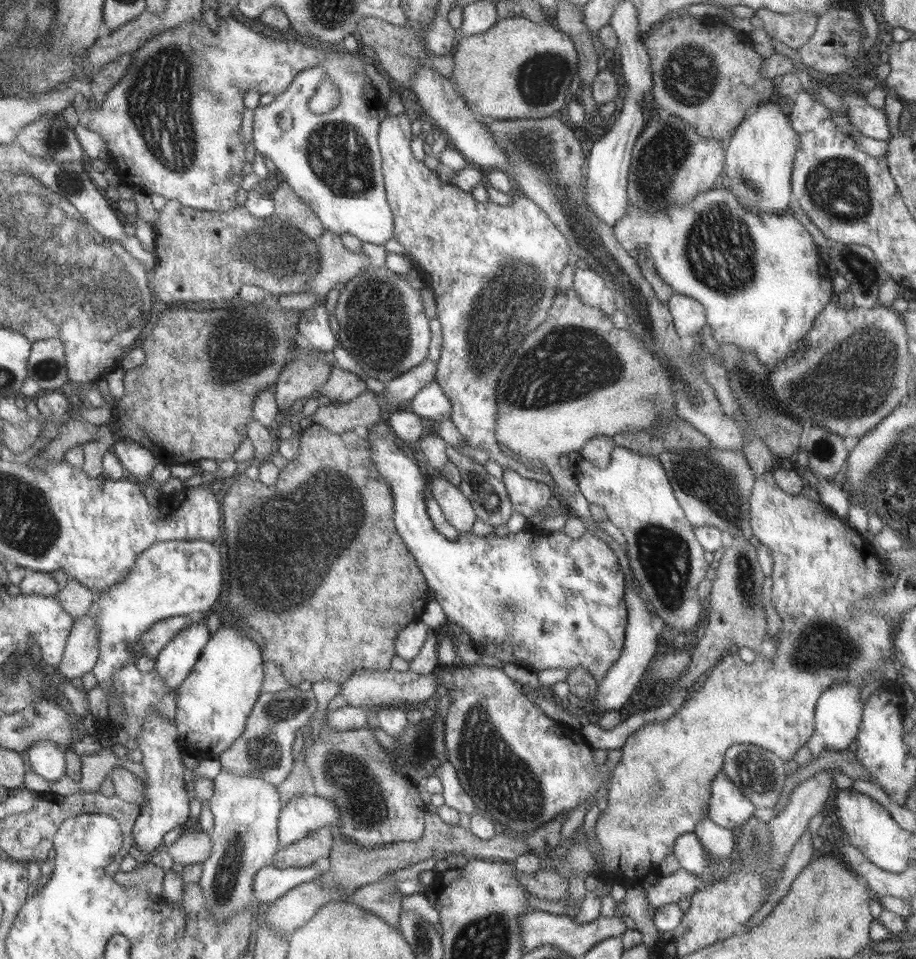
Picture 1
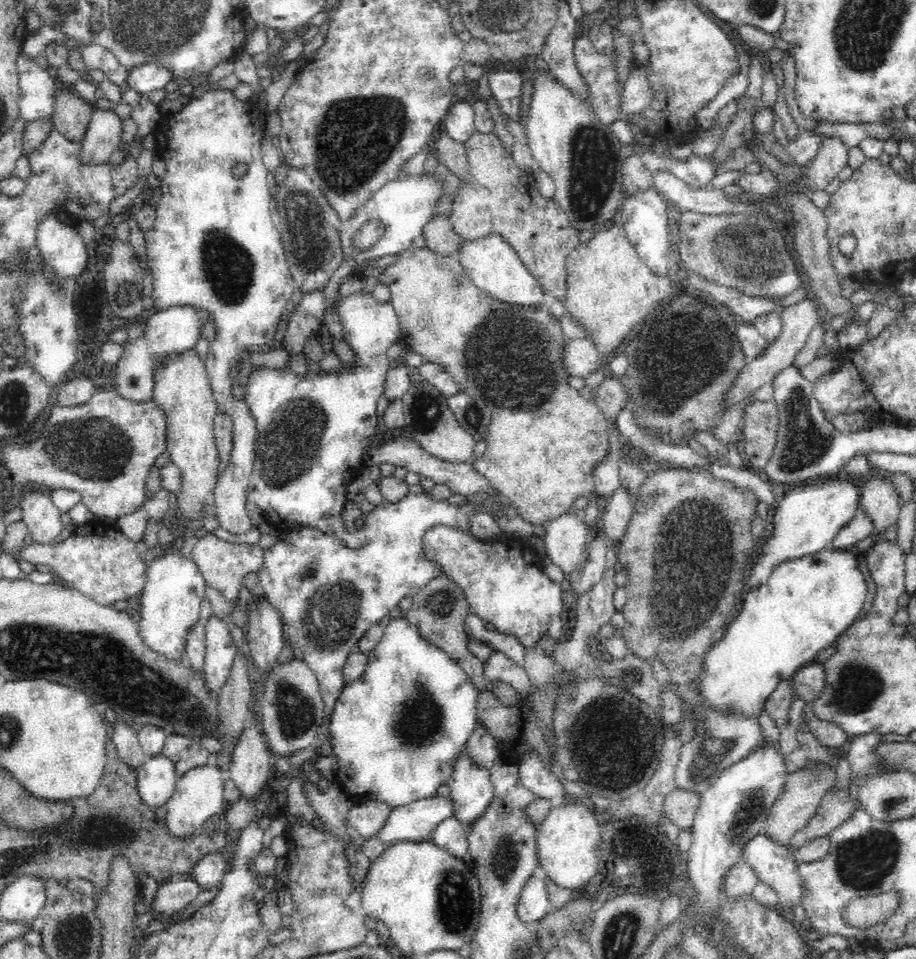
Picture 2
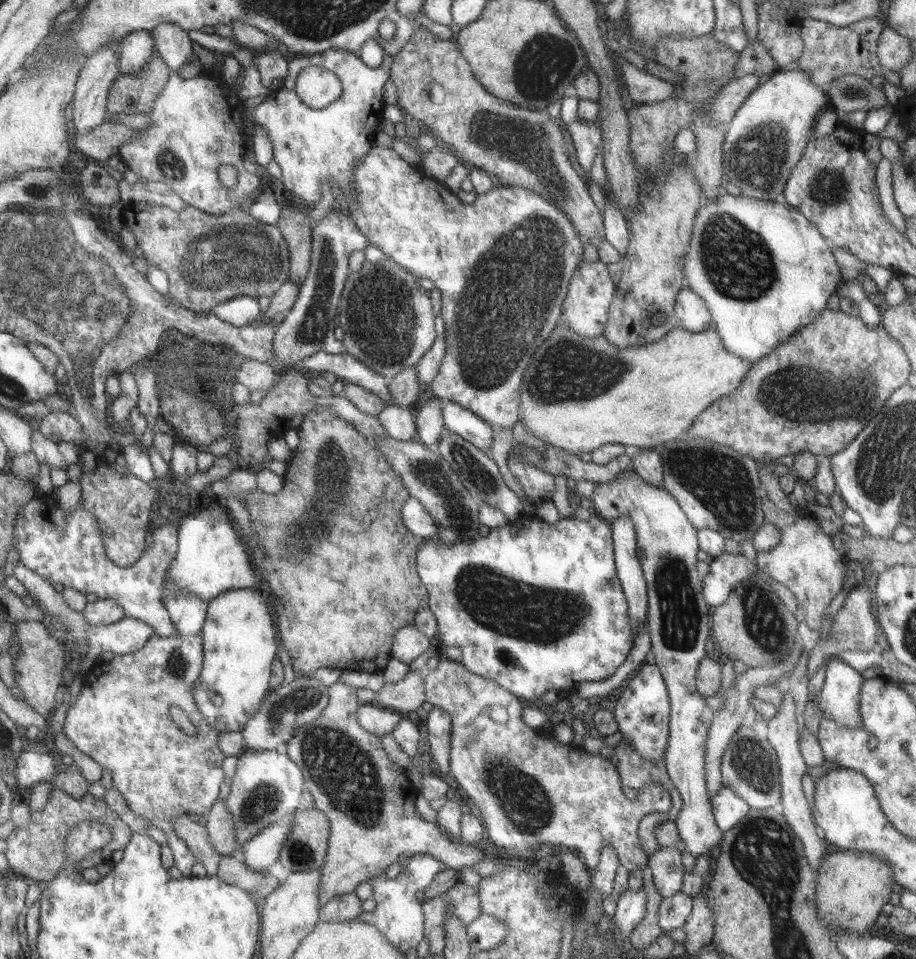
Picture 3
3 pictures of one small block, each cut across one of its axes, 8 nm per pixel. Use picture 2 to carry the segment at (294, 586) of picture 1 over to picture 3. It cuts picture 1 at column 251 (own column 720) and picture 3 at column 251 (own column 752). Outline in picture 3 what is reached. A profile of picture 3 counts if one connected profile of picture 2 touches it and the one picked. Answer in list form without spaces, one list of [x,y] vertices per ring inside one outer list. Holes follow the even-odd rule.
[[[320,407],[310,411],[297,429],[300,444],[287,461],[286,472],[283,474],[283,486],[280,492],[270,496],[259,491],[245,496],[243,504],[250,513],[252,524],[258,535],[258,539],[246,536],[247,546],[250,547],[250,556],[254,556],[254,568],[258,570],[258,576],[262,576],[263,586],[260,590],[271,596],[274,603],[274,612],[278,616],[278,634],[282,640],[282,646],[289,652],[292,659],[293,670],[297,675],[312,676],[318,668],[339,668],[344,671],[362,671],[376,673],[384,670],[393,658],[393,638],[406,625],[412,625],[416,612],[428,608],[428,588],[424,582],[420,582],[417,569],[417,552],[419,544],[423,542],[420,537],[414,536],[404,523],[402,508],[410,498],[410,492],[406,489],[405,482],[394,466],[390,465],[389,458],[380,453],[373,446],[369,438],[361,435],[352,424],[340,420],[332,409]]]

